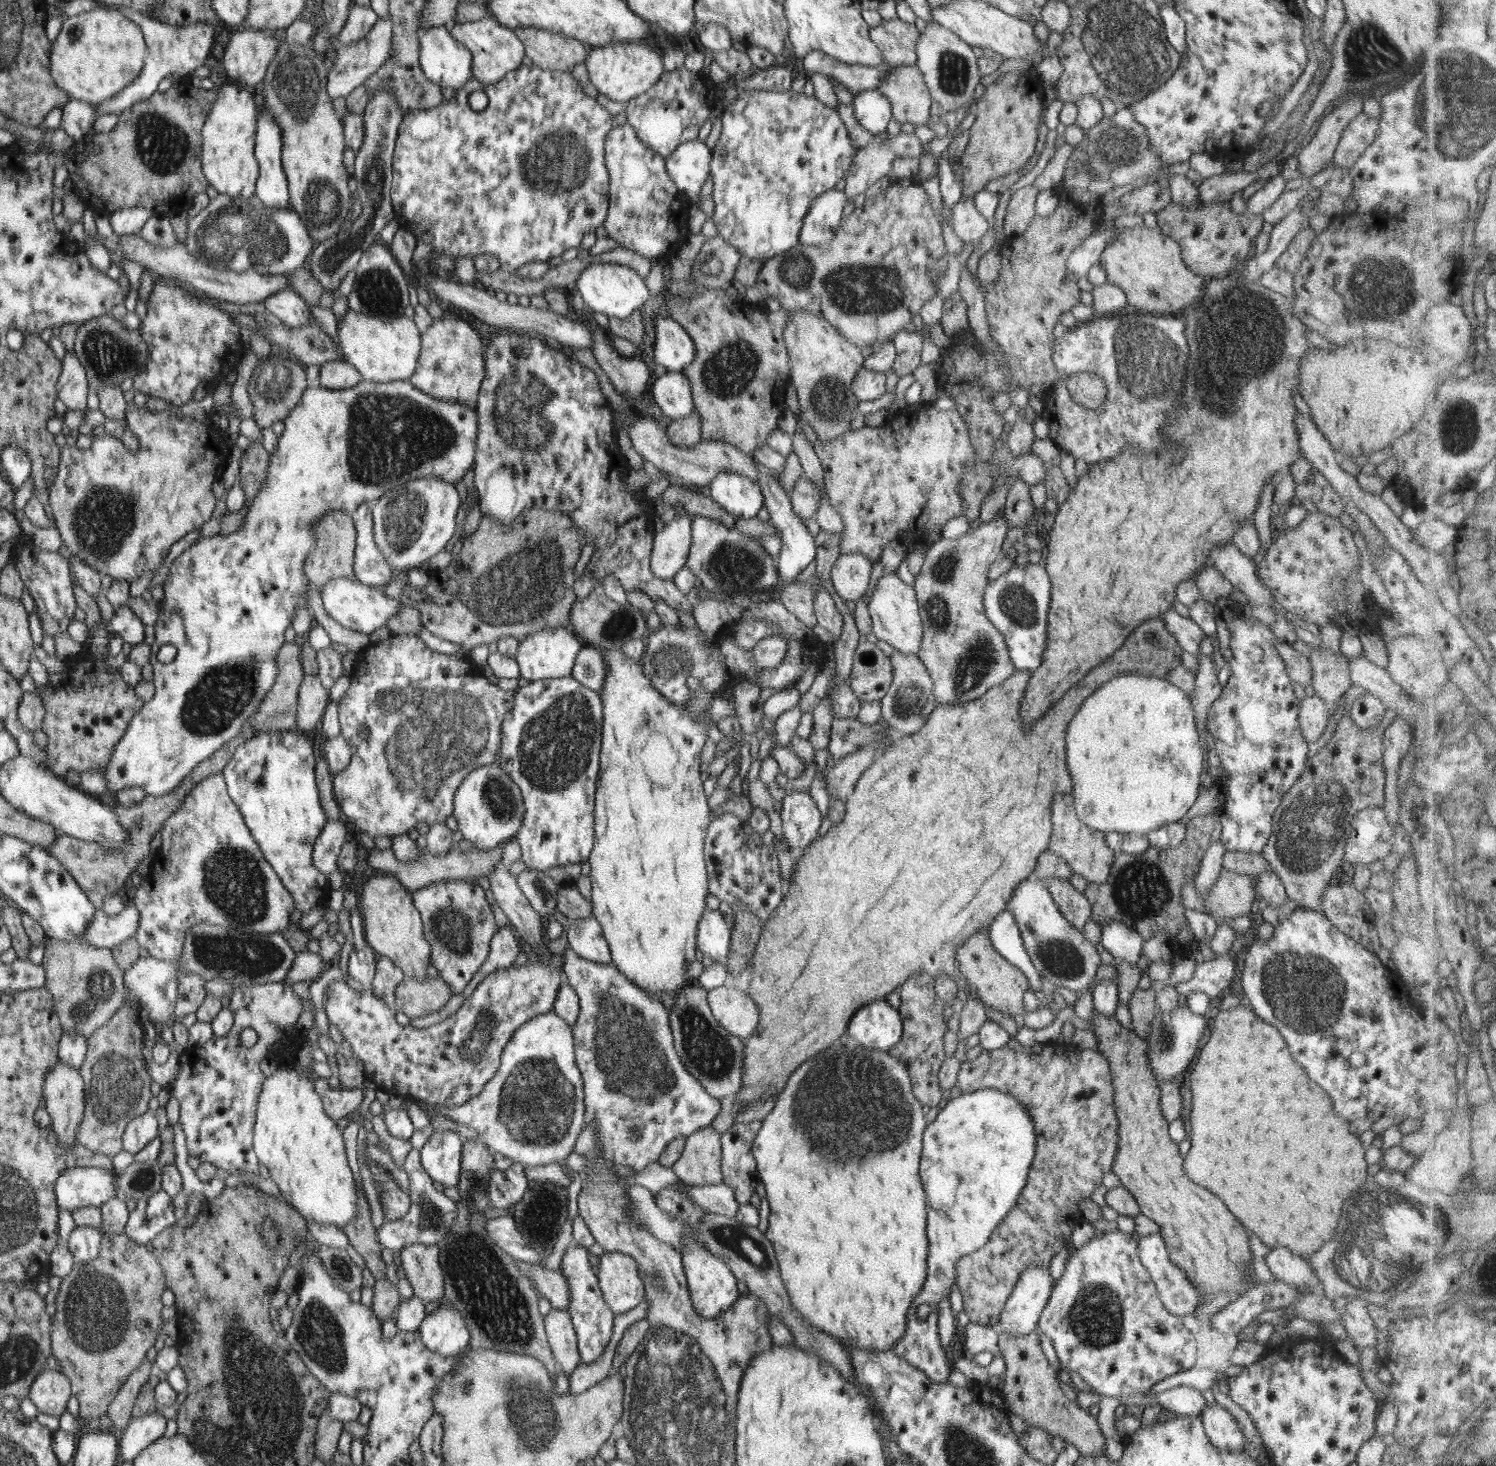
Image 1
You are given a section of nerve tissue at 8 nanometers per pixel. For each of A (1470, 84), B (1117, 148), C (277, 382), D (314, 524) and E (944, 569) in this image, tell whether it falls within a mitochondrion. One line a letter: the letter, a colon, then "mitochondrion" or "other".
A: mitochondrion
B: mitochondrion
C: mitochondrion
D: other
E: mitochondrion

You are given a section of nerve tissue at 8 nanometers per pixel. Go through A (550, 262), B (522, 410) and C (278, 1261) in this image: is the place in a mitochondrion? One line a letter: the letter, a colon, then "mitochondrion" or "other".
A: other
B: mitochondrion
C: other

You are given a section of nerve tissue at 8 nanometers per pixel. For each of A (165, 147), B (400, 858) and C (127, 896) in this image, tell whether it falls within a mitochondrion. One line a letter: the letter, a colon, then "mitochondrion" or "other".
A: mitochondrion
B: other
C: other

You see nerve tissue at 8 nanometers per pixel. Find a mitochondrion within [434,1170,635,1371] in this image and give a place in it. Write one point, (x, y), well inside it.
(543, 1215)

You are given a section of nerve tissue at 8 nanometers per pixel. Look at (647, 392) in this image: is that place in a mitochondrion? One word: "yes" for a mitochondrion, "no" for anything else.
no

